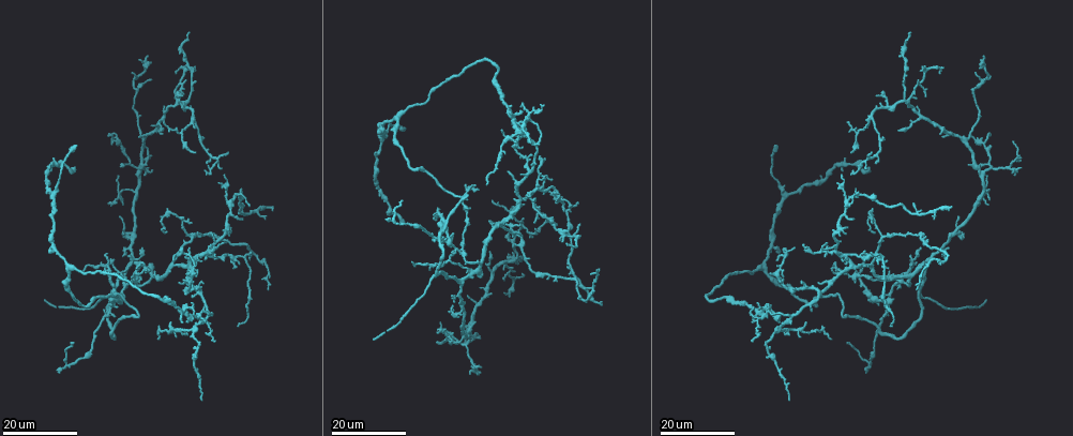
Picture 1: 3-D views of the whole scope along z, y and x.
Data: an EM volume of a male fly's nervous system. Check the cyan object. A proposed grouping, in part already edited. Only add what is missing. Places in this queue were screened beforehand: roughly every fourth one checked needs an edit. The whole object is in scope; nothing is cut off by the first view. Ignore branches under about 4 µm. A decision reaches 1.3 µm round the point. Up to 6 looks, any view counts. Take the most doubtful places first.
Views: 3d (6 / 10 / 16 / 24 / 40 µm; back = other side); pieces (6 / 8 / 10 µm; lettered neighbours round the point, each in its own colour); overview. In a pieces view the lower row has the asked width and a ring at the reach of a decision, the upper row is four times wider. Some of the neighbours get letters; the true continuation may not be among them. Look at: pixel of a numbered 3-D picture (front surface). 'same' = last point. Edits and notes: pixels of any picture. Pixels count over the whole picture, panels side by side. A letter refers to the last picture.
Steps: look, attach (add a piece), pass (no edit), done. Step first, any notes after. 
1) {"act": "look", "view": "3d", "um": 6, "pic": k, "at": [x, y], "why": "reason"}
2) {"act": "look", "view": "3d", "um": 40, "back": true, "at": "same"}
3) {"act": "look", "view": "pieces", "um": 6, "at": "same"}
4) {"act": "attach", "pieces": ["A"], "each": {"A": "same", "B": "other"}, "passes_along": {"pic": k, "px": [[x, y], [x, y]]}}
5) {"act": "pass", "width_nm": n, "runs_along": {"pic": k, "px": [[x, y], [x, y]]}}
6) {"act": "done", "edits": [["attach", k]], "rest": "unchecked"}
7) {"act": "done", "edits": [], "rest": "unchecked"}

{"act": "look", "view": "3d", "um": 24, "pic": 1, "at": [454, 234], "why": "an open end"}

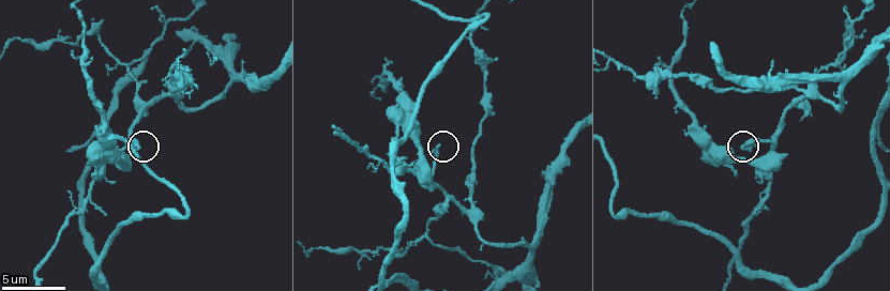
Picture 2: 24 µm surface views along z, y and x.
{"act": "look", "view": "pieces", "um": 8, "pic": 2, "at": [741, 147], "why": "what lies round it"}

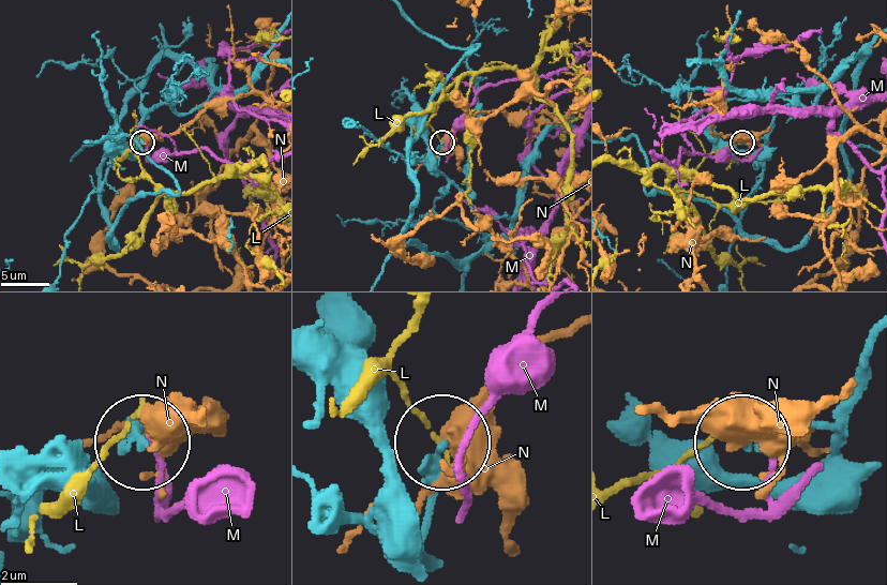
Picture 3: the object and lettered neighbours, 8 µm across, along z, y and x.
{"act": "pass", "each": {"L": "other", "M": "other", "N": "other"}, "found": "none of them fits"}

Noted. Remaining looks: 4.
{"act": "look", "view": "3d", "um": 24, "pic": 1, "at": [561, 242], "why": "thin end"}

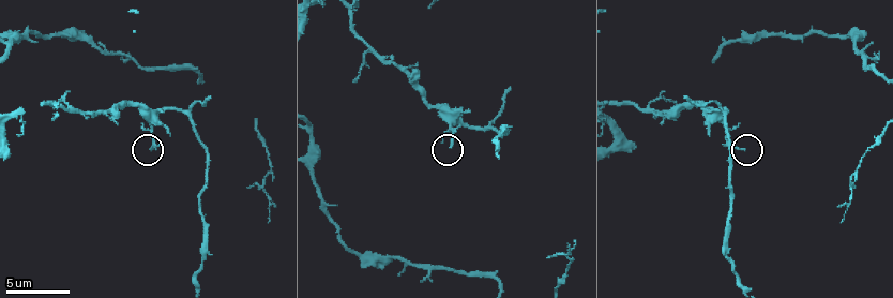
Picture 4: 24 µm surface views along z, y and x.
{"act": "look", "view": "pieces", "um": 10, "pic": 4, "at": [450, 146]}

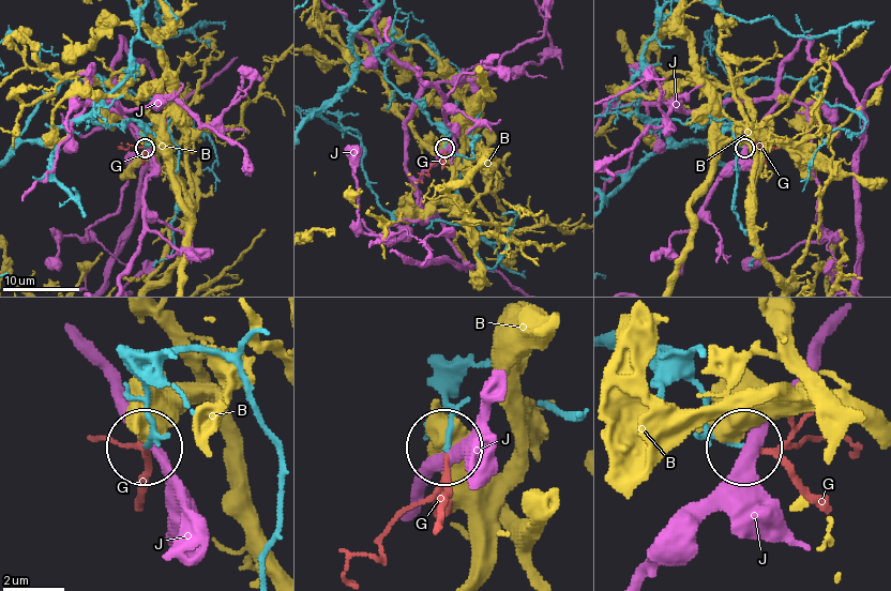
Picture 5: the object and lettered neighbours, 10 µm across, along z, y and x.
{"act": "attach", "pieces": ["G"], "each": {"B": "other", "G": "same", "J": "other"}, "passes_along": {"pic": 5, "px": [[139, 380], [150, 442], [129, 448], [99, 439]]}, "found": "the neuron continues"}

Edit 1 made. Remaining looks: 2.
{"act": "look", "view": "pieces", "um": 6, "pic": 4, "at": [209, 99], "why": "branch stops here"}

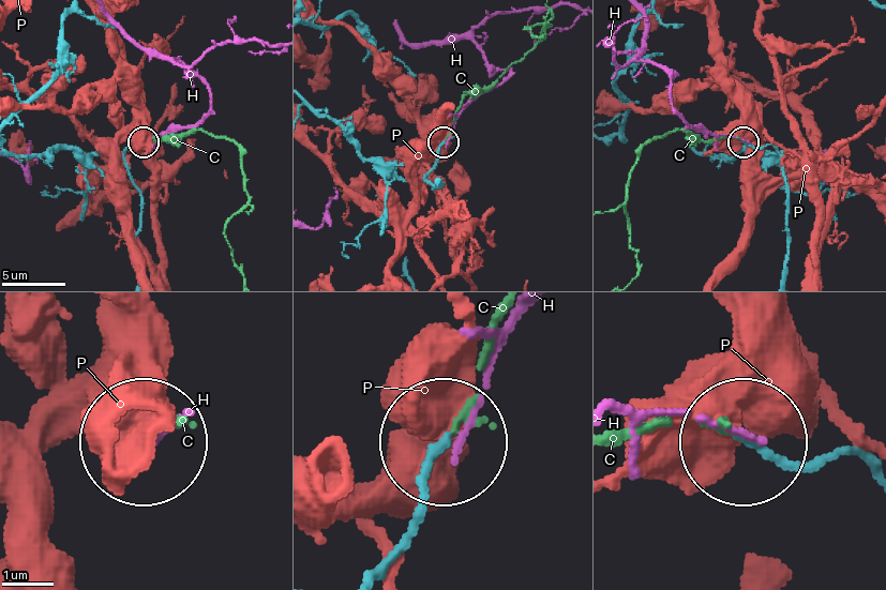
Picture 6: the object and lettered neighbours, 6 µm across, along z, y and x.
{"act": "attach", "pieces": ["C"], "each": {"C": "same", "H": "other", "P": "other"}, "passes_along": {"pic": 6, "px": [[378, 565], [498, 314]]}, "found": "it goes on there"}

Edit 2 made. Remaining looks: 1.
{"act": "done", "edits": [["attach", 5], ["attach", 6]], "rest": "unchecked"}

